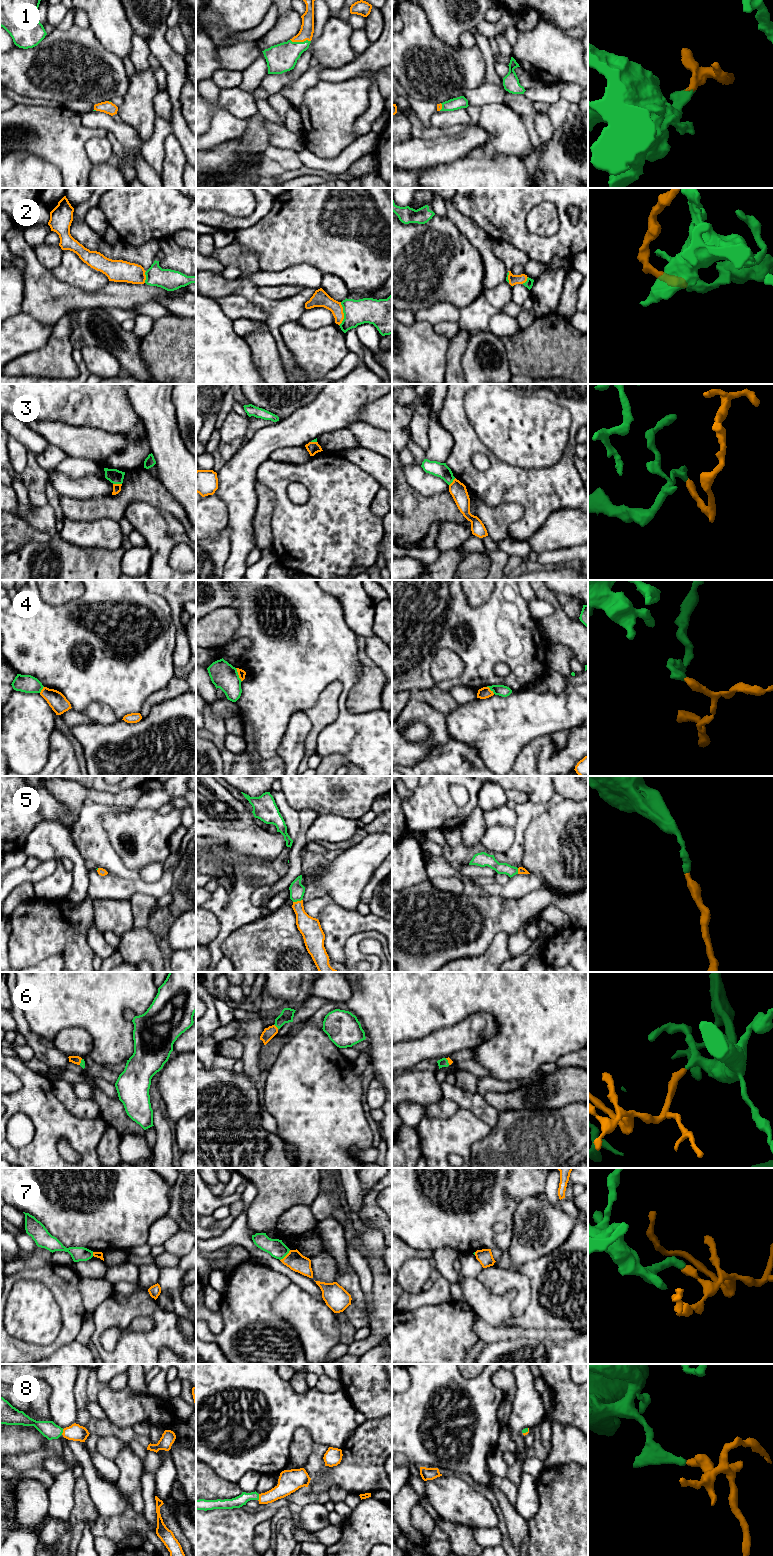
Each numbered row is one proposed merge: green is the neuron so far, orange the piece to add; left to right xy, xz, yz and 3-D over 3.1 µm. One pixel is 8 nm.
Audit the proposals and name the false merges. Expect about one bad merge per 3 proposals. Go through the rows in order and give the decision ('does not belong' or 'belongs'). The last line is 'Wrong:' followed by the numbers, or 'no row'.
1: belongs
2: belongs
3: does not belong
4: does not belong
5: belongs
6: belongs
7: does not belong
8: belongs
Wrong: 3, 4, 7

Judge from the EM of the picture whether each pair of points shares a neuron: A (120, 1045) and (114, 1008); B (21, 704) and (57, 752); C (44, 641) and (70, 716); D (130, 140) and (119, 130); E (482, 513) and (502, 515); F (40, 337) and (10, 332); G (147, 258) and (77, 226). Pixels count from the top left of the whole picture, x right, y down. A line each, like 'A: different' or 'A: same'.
A: same
B: different
C: different
D: same
E: same
F: same
G: same

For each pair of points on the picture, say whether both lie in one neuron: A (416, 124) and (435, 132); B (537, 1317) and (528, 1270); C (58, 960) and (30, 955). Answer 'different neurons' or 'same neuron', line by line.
A: same neuron
B: same neuron
C: different neurons

